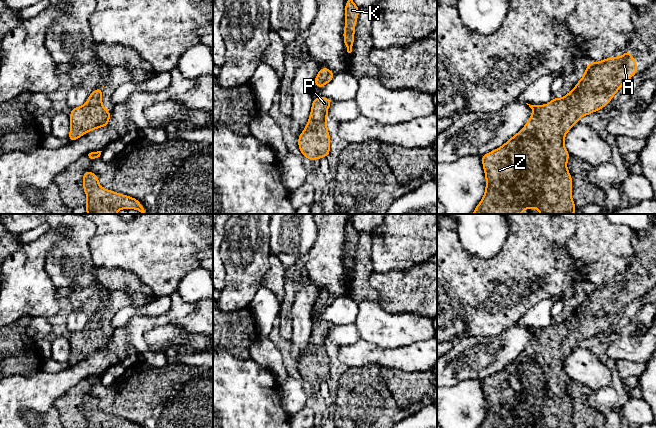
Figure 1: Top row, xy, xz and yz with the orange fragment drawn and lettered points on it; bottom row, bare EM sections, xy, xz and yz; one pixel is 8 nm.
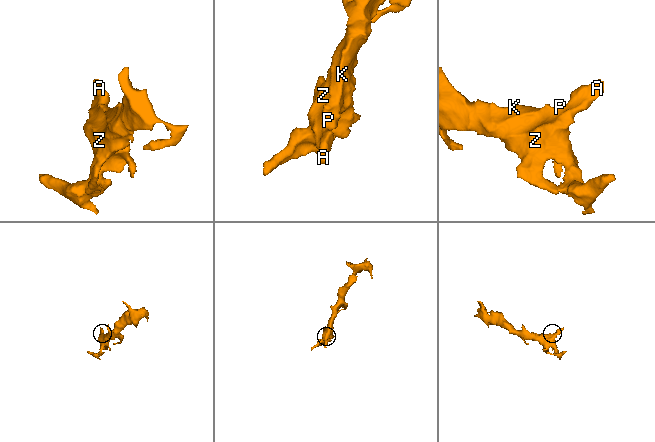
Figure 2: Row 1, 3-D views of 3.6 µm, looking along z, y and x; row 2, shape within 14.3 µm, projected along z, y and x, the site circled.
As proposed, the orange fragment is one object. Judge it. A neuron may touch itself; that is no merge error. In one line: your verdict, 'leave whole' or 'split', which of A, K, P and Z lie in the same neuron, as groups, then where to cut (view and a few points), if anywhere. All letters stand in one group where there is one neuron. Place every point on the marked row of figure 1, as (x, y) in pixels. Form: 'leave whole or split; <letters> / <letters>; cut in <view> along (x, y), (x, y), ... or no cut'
leave whole; A K P Z; no cut

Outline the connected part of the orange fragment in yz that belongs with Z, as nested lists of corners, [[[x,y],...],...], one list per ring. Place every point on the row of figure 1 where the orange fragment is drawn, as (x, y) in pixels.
[[[626,49],[626,53],[620,57],[611,56],[600,62],[588,62],[583,77],[575,85],[574,89],[571,90],[569,93],[567,93],[564,98],[560,97],[553,98],[546,105],[530,105],[526,103],[533,110],[533,113],[530,116],[530,119],[525,124],[525,126],[501,147],[481,156],[484,173],[486,177],[486,188],[482,200],[476,206],[472,214],[521,214],[523,210],[530,208],[537,208],[540,214],[574,214],[574,211],[577,207],[572,200],[572,176],[567,170],[567,160],[570,157],[570,154],[568,153],[564,145],[565,135],[576,123],[579,122],[579,119],[581,117],[589,115],[595,111],[604,108],[611,101],[611,99],[614,97],[617,91],[622,87],[622,85],[629,78],[631,78],[636,74],[637,74],[637,61],[632,58],[630,50]]]

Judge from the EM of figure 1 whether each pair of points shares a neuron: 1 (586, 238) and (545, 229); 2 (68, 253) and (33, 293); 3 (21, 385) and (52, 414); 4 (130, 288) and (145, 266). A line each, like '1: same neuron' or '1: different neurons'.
1: different neurons
2: different neurons
3: different neurons
4: different neurons

